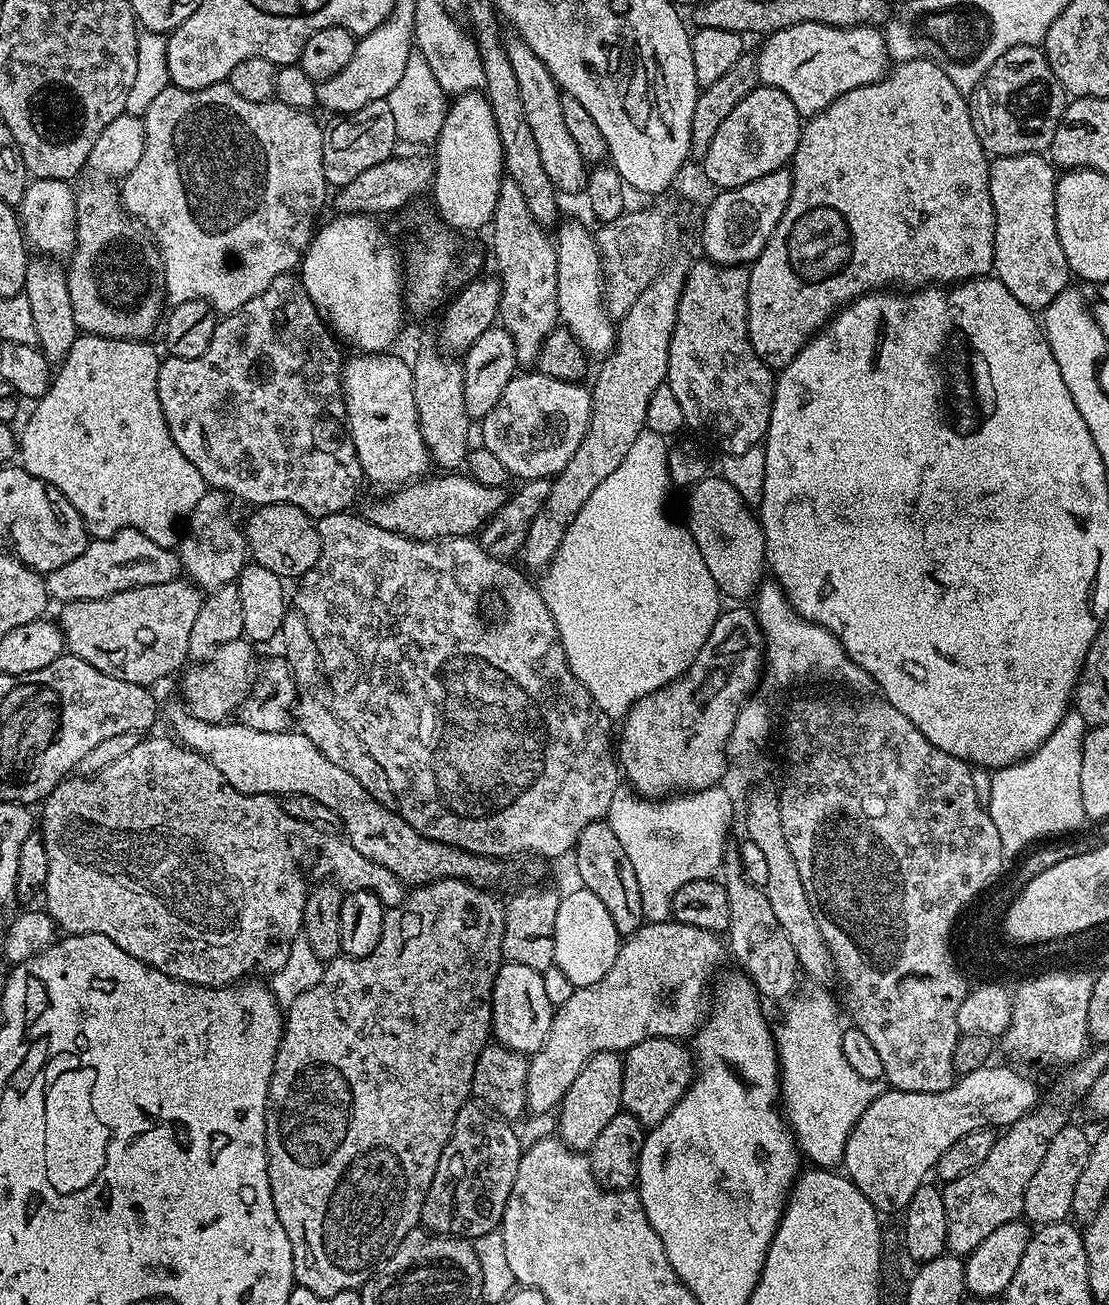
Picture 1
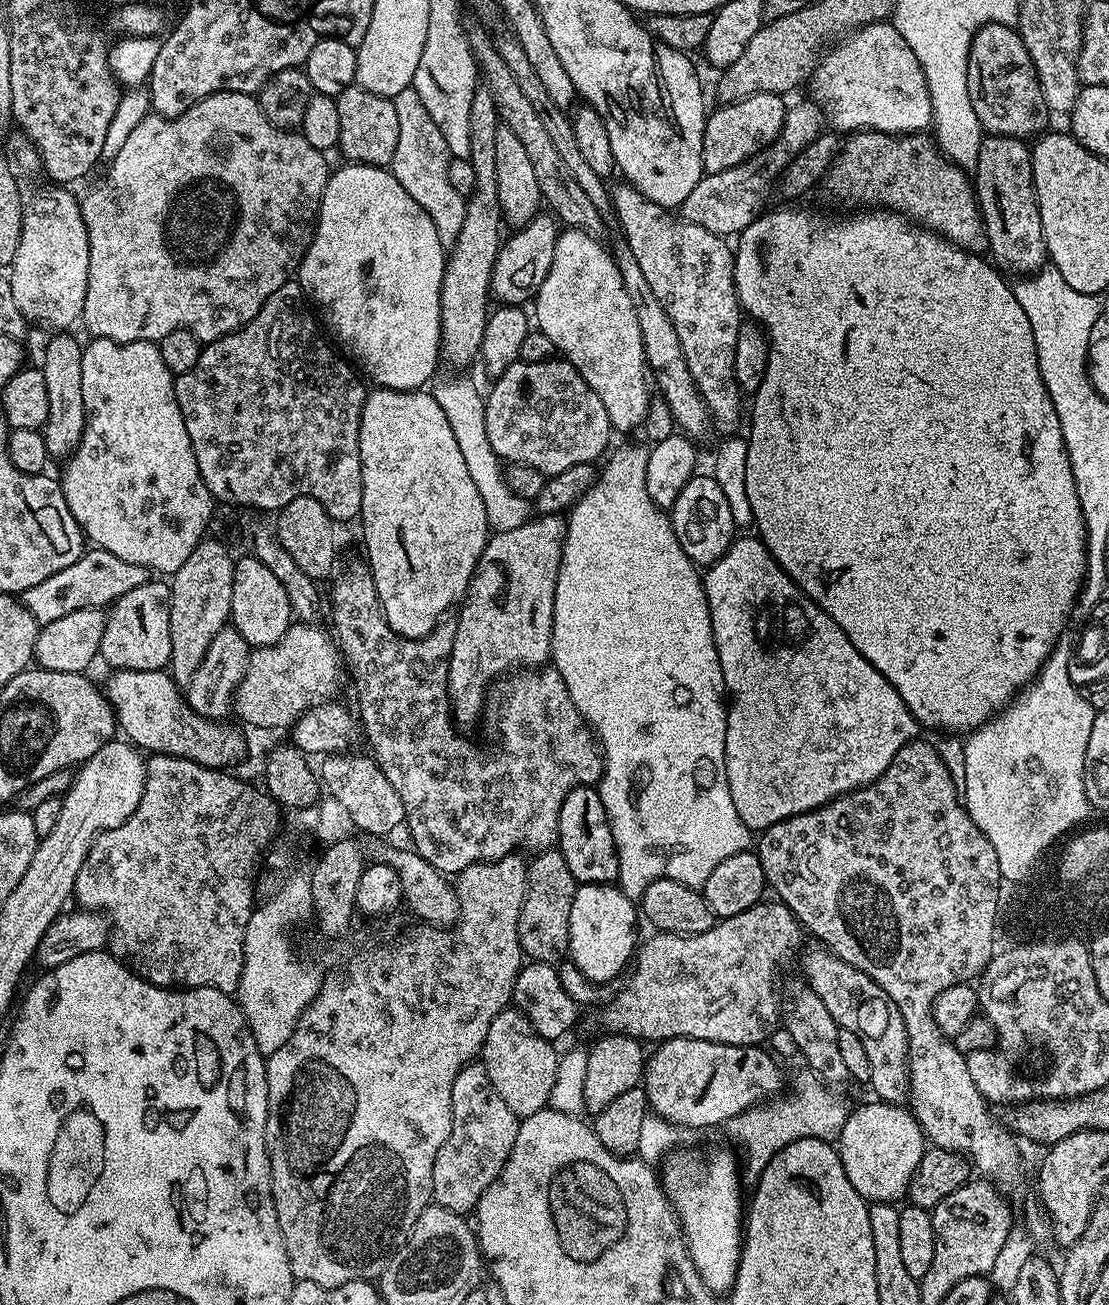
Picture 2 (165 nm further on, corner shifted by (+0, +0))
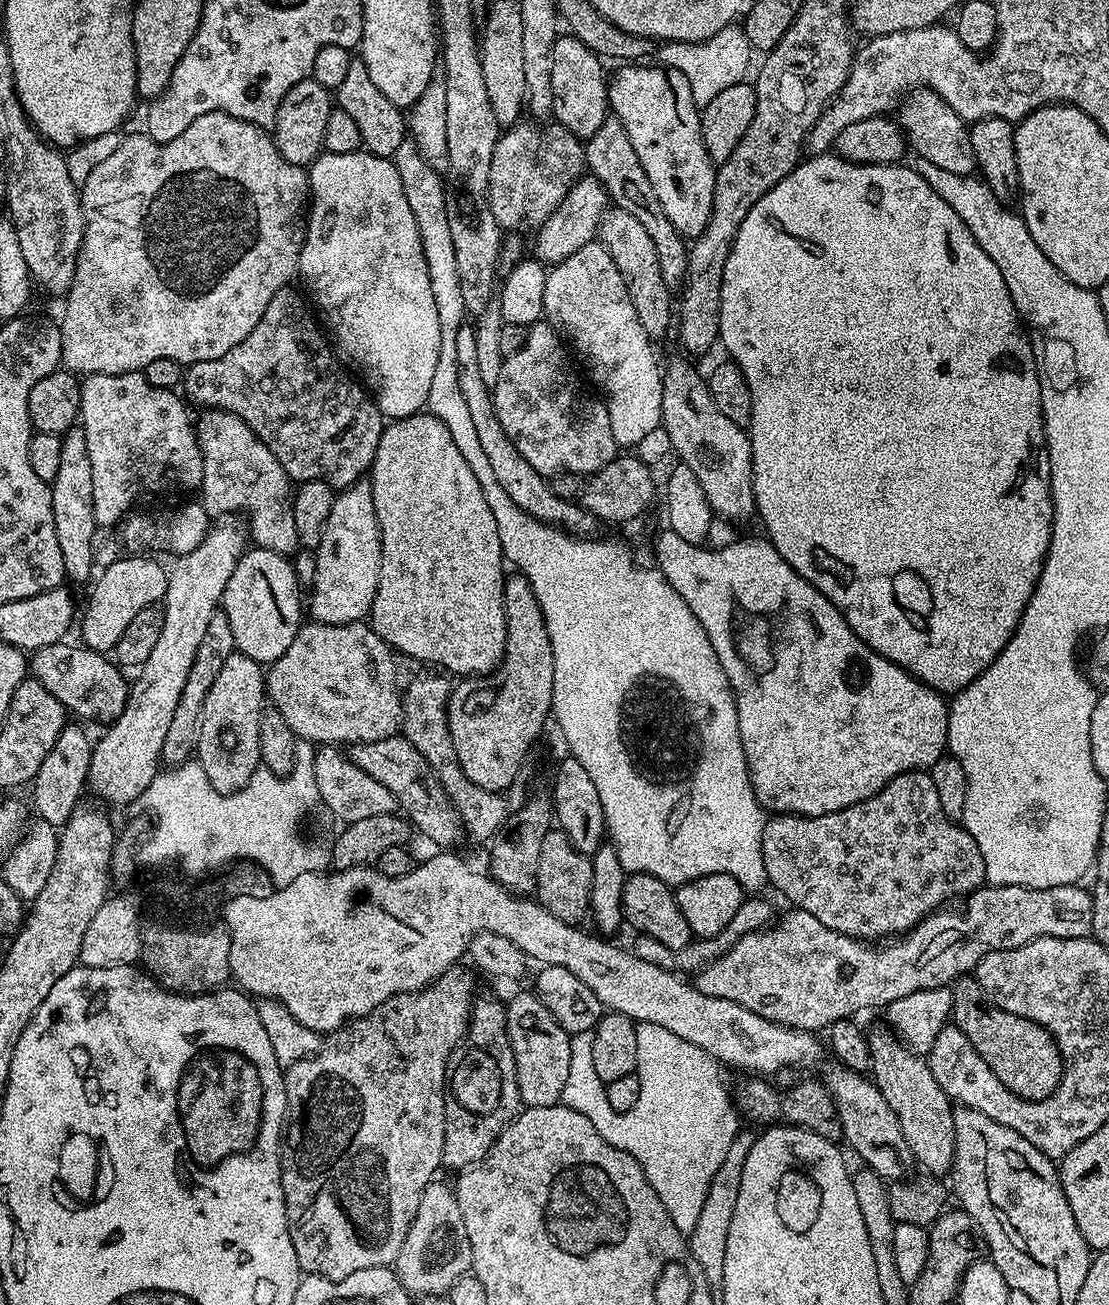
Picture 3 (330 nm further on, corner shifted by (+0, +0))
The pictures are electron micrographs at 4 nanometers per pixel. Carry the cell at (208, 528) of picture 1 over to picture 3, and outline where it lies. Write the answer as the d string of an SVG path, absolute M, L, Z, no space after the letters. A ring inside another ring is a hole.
M218 610L210 618L210 626L206 626L206 635L202 637L202 646L198 646L194 666L190 666L190 678L186 678L186 686L182 690L178 710L174 710L170 730L166 730L166 738L162 746L162 760L165 765L183 764L193 755L196 736L200 733L200 715L202 706L206 702L206 694L210 686L214 686L214 678L218 678L218 670L222 670L222 662L230 658L235 647L234 634L230 634L230 622L224 617L223 611Z

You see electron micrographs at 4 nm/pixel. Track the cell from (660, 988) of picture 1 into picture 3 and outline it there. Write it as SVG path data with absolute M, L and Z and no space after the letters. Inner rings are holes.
M1074 883L1049 888L1027 888L988 884L963 897L957 912L934 911L918 921L910 931L880 943L855 940L853 936L830 930L830 926L822 926L814 914L806 914L806 910L796 908L788 910L792 912L786 913L780 925L778 920L771 930L746 934L732 949L697 971L694 983L698 990L702 990L702 994L738 1002L738 1006L746 1006L746 1010L770 1022L778 1022L803 1032L819 1033L834 1022L855 1017L855 1012L864 1012L867 1008L887 1009L889 1004L898 1002L898 998L906 998L906 994L947 988L960 977L969 975L988 952L1026 946L1026 942L1047 936L1088 936L1092 931L1092 893L1087 887L1080 887L1084 886Z

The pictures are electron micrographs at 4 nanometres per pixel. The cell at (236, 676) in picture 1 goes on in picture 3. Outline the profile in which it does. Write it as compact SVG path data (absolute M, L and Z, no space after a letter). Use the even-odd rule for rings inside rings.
M301 623L290 650L270 665L266 672L266 696L271 707L286 718L286 726L301 741L316 746L351 746L378 742L397 735L402 728L404 706L402 684L396 681L393 649L367 623Z

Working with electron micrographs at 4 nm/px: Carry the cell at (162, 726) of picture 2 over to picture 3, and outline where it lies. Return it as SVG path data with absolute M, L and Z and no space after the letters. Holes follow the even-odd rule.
M68 643L36 649L30 660L31 675L46 686L46 690L50 690L50 694L54 694L71 715L73 712L88 720L101 720L101 725L107 726L122 714L128 700L129 681L124 681L125 673L105 653L95 652L79 643Z

